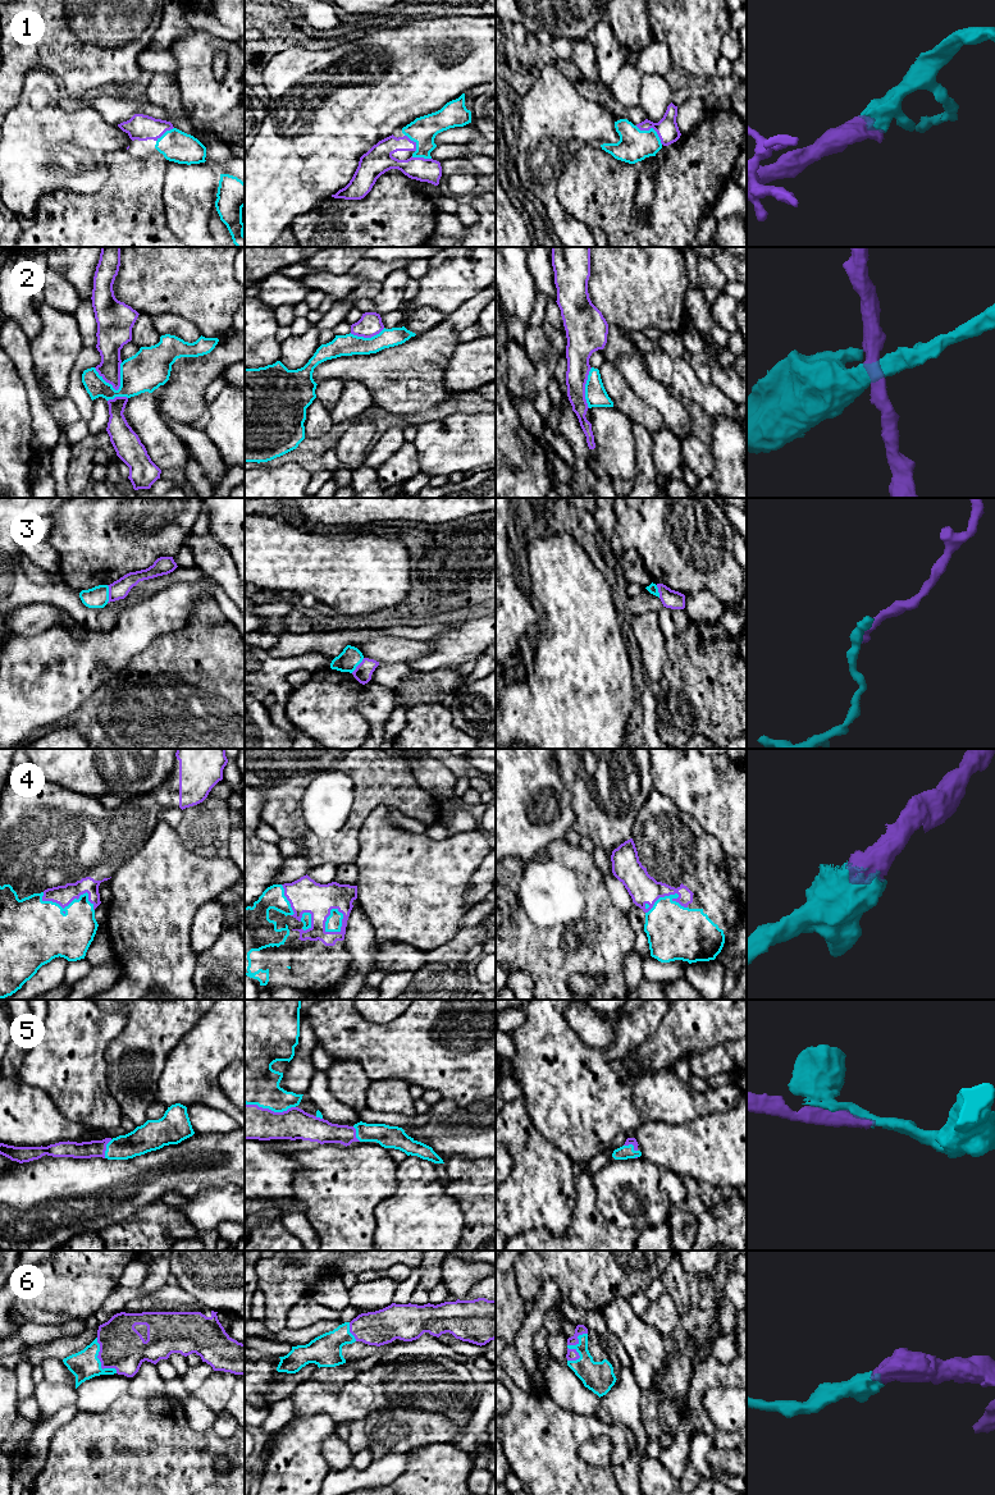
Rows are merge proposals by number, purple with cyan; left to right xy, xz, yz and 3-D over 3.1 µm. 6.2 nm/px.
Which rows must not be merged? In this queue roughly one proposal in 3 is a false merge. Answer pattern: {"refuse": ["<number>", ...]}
{"refuse": ["2", "3"]}

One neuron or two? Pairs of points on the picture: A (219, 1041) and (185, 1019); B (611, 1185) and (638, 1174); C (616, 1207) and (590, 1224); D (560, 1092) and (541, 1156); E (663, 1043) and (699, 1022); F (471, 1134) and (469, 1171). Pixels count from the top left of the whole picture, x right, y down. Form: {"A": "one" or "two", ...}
{"A": "two", "B": "one", "C": "two", "D": "two", "E": "one", "F": "two"}

